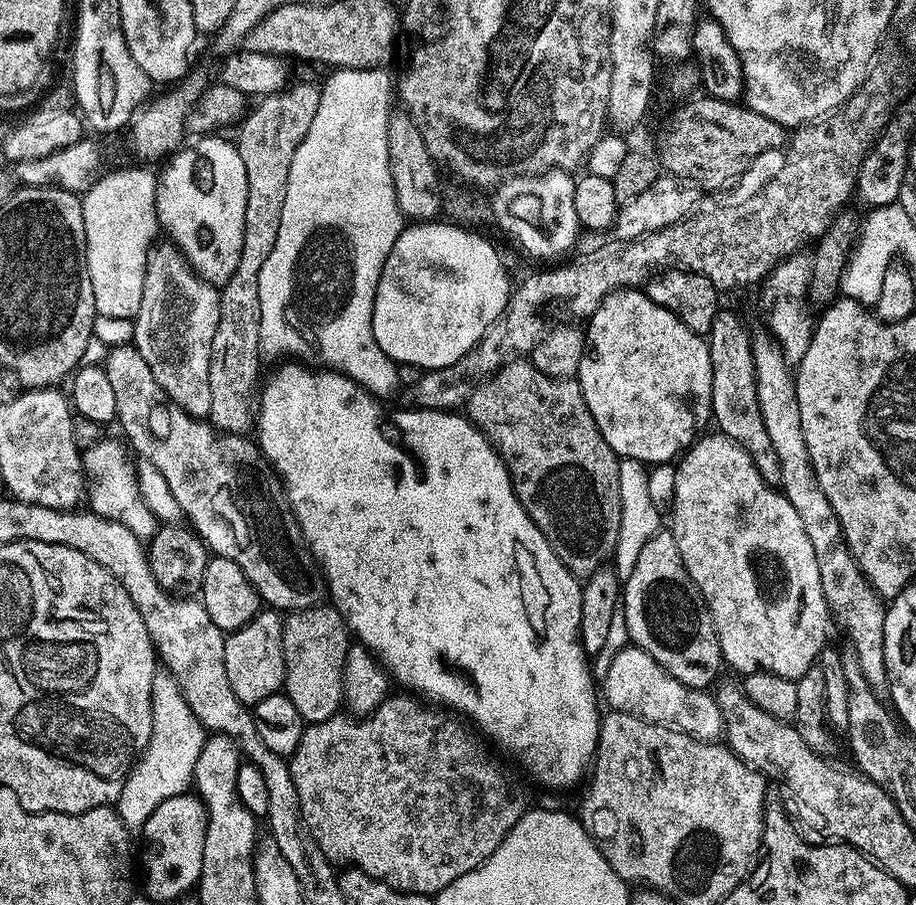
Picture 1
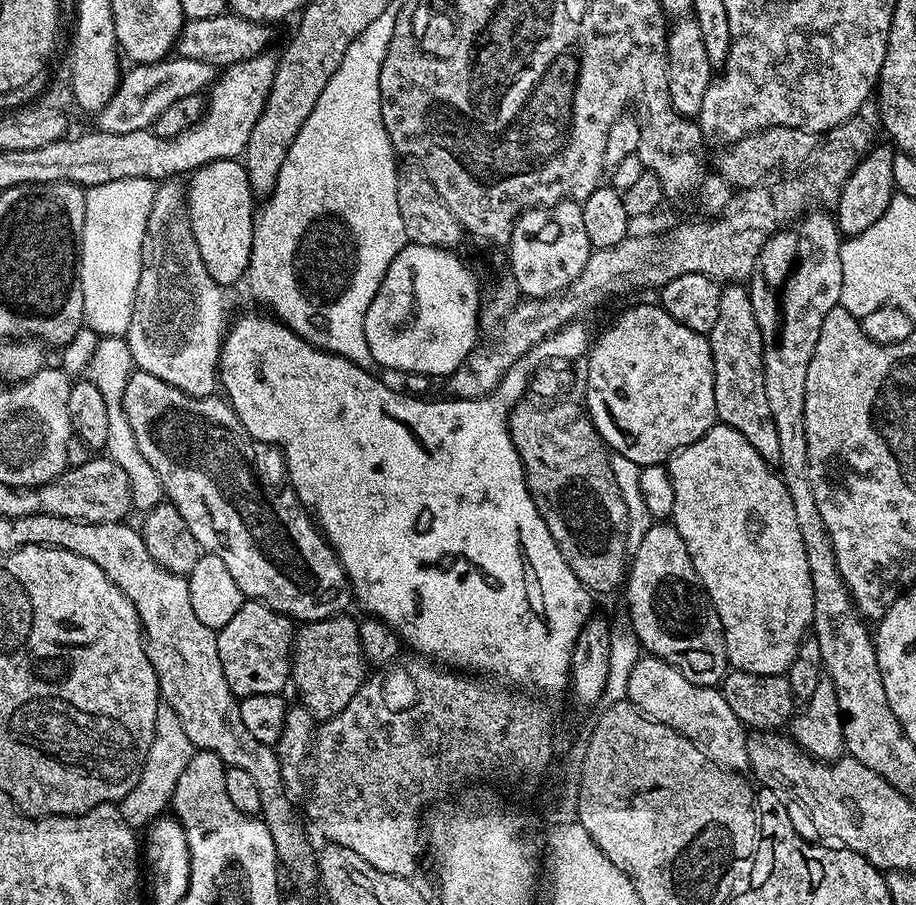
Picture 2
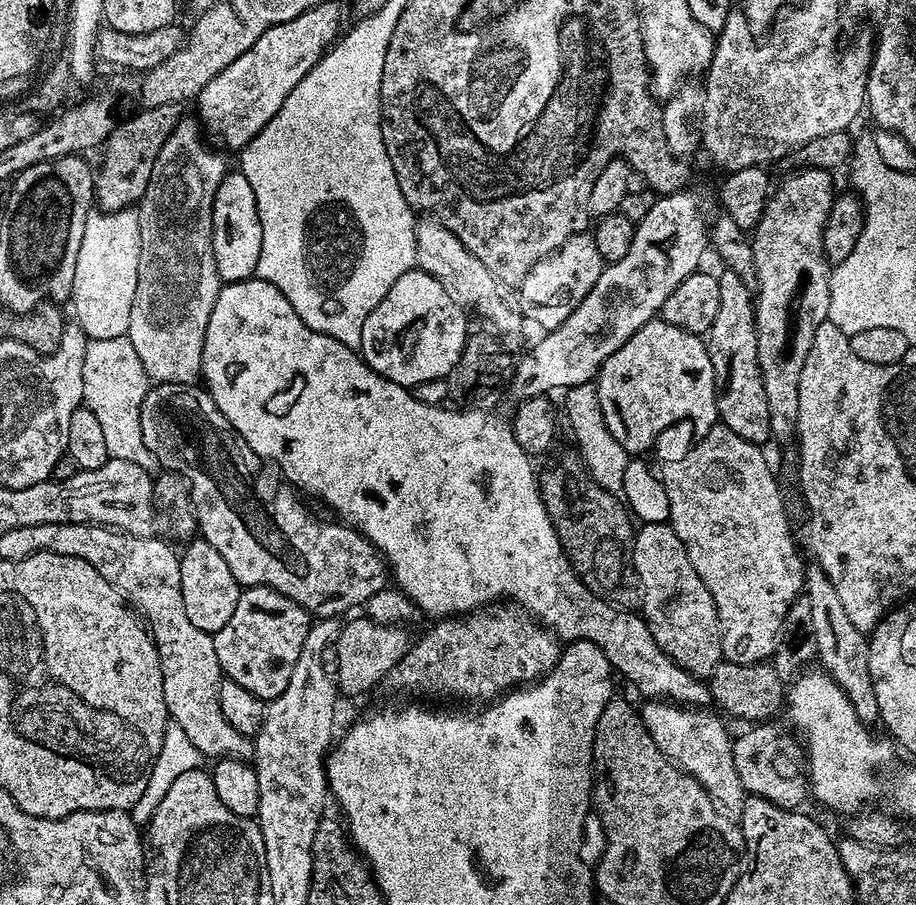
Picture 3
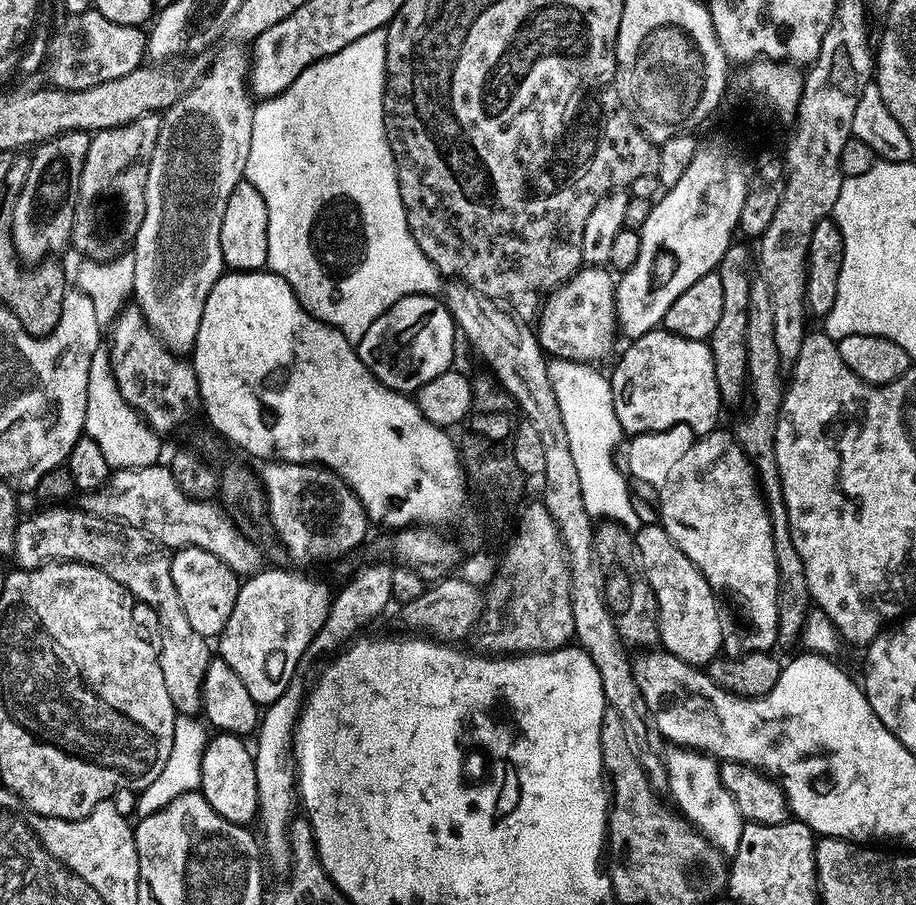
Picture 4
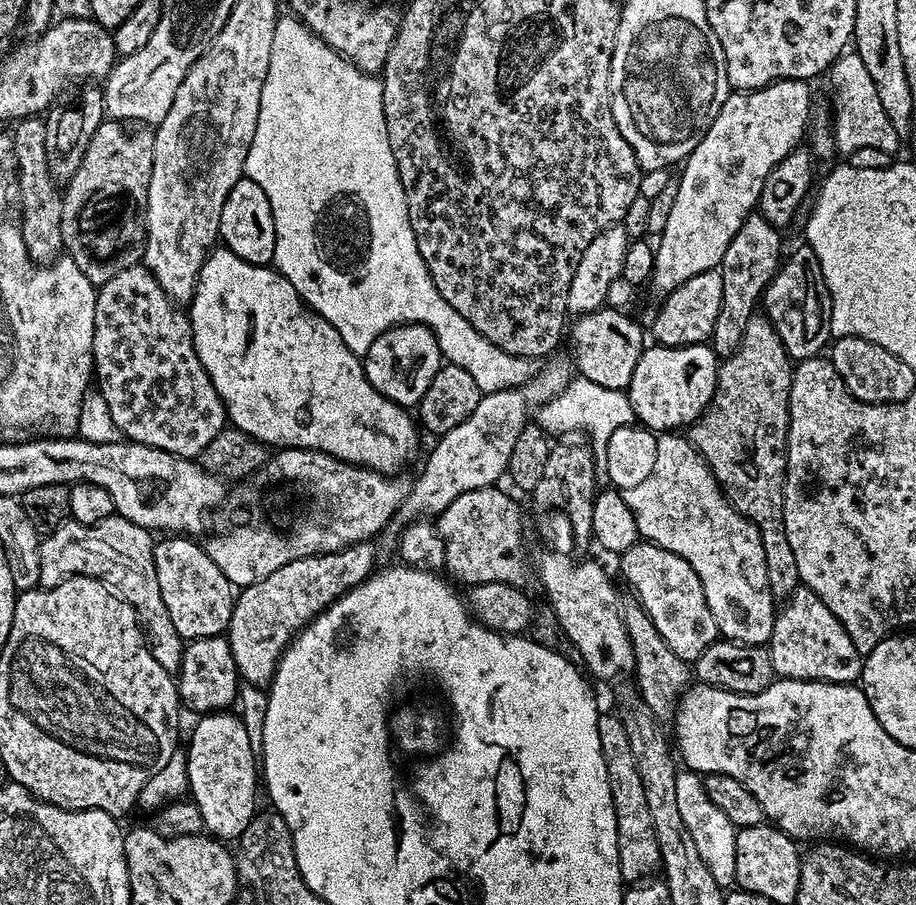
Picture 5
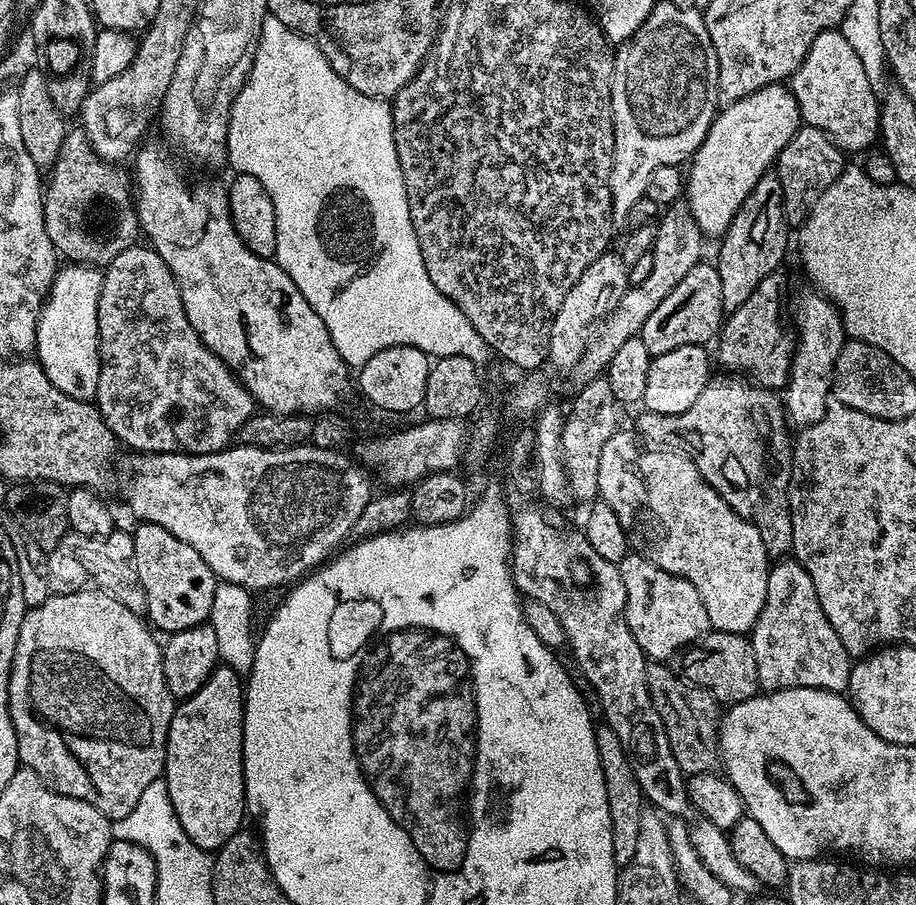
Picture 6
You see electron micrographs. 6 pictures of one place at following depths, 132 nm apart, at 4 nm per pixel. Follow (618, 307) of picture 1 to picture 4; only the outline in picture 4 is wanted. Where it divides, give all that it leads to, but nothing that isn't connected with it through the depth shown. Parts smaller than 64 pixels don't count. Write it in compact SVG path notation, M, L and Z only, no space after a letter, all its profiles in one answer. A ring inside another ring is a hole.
M667 330L647 332L619 353L620 361L610 372L614 414L629 437L665 431L675 424L688 424L697 437L717 427L722 401L714 378L712 349L703 340L675 336Z

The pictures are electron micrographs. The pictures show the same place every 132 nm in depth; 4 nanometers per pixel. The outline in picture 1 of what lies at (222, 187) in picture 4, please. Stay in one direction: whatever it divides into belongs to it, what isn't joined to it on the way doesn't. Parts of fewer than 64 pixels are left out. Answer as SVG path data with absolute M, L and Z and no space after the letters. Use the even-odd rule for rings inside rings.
M151 247L146 258L142 302L134 319L134 347L142 354L142 358L146 358L150 374L158 386L162 386L169 400L192 417L204 418L210 410L210 350L214 342L214 330L218 330L220 293L193 272L178 248L167 247Z

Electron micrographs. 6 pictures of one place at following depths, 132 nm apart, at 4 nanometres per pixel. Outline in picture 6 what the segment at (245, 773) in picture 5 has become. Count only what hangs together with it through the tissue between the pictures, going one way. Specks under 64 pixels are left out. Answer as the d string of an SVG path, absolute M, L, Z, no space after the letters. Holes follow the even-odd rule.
M217 666L214 671L206 678L206 682L202 685L193 696L185 696L175 705L172 713L172 721L168 727L168 741L166 742L166 754L164 755L164 771L162 778L166 782L166 790L170 790L170 802L174 806L174 814L178 814L178 822L182 822L182 830L186 830L186 834L190 838L190 842L194 842L200 848L205 850L219 850L235 832L241 831L242 825L240 824L246 817L246 805L244 803L244 693L246 691L245 685L242 683L242 678L235 672L234 669L227 666Z

